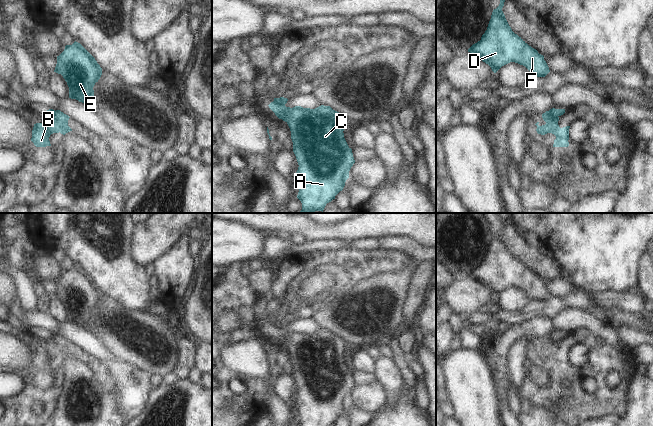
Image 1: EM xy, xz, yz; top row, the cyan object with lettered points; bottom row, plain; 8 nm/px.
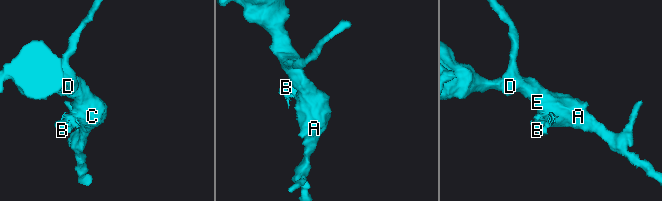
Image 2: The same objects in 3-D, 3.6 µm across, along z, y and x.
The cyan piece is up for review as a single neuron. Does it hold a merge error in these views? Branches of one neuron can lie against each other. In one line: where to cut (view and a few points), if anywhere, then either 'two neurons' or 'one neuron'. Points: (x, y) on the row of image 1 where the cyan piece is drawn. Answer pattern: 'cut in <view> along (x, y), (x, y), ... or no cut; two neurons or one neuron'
cut in xz along (274, 100), (284, 105); two neurons

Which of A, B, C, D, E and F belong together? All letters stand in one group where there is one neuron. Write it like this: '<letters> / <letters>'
A C D E F / B

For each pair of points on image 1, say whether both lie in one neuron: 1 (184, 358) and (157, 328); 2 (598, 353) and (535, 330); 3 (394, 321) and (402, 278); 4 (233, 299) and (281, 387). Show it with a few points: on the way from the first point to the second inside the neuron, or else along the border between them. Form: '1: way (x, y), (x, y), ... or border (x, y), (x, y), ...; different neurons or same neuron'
1: border (179, 335), (177, 340), (178, 362), (173, 370); different neurons
2: border (548, 334), (541, 338); different neurons
3: way (394, 310), (397, 289); same neuron
4: border (292, 373), (282, 373), (274, 382); different neurons

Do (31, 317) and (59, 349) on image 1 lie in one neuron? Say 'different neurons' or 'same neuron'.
different neurons

